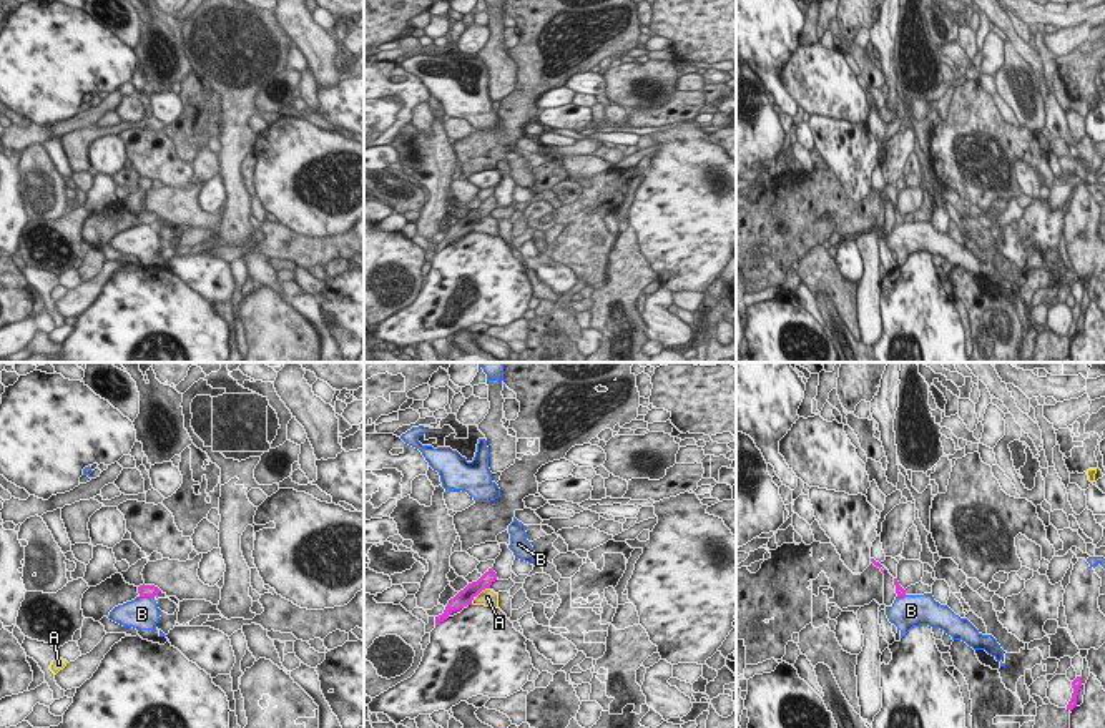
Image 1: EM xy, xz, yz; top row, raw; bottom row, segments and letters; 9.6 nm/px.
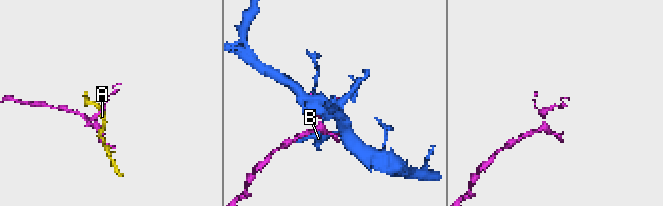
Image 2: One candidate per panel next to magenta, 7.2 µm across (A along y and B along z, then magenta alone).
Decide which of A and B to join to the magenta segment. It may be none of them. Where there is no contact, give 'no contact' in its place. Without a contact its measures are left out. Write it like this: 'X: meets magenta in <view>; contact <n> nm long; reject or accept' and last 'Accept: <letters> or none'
A: meets magenta in xz; contact 240 nm long; reject
B: meets magenta in xy; contact 150 nm long; reject
Accept: none

